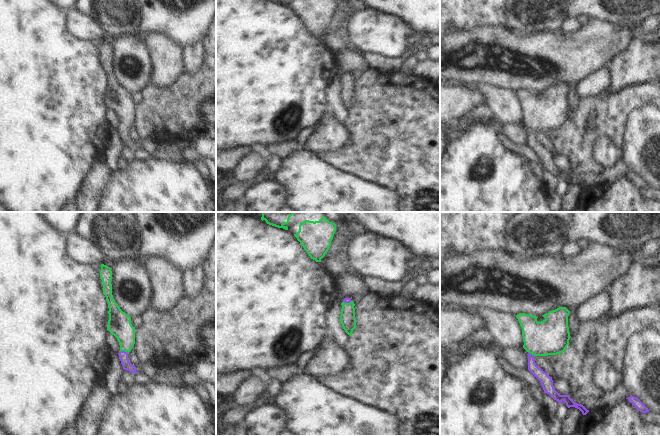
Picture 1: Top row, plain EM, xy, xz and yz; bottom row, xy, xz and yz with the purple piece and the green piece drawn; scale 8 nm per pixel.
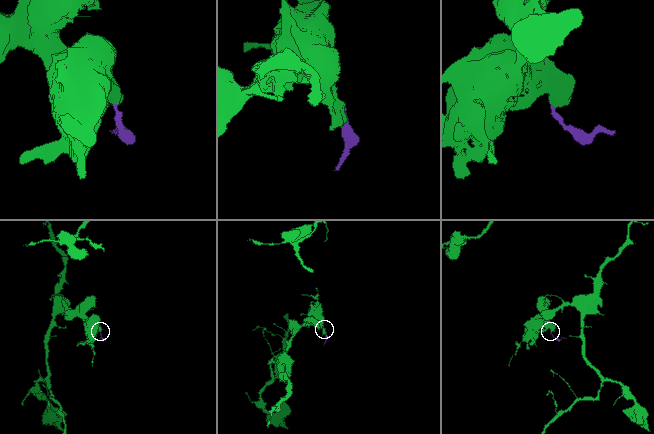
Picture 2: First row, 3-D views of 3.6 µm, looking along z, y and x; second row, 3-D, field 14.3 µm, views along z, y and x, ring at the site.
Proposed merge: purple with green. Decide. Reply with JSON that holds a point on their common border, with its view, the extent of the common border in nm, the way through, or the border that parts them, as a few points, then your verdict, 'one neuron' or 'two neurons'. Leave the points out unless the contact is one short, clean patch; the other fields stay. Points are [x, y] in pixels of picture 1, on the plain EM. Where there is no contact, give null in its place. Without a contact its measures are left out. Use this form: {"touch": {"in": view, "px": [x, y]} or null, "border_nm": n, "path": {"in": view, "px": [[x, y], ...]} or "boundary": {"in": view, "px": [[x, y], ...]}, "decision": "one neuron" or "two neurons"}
{"touch": {"in": "xy", "px": [124, 127]}, "border_nm": 70, "path": {"in": "xy", "px": [[123, 132], [124, 127], [124, 107], [119, 100]]}, "decision": "one neuron"}

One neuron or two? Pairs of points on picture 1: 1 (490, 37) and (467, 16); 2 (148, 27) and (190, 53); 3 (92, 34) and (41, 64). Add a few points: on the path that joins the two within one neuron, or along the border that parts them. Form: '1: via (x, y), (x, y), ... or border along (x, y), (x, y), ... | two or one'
1: border along (503, 27), (477, 26), (474, 29) | two
2: border along (201, 41), (183, 47) | two
3: border along (66, 30), (76, 38), (92, 42) | two

